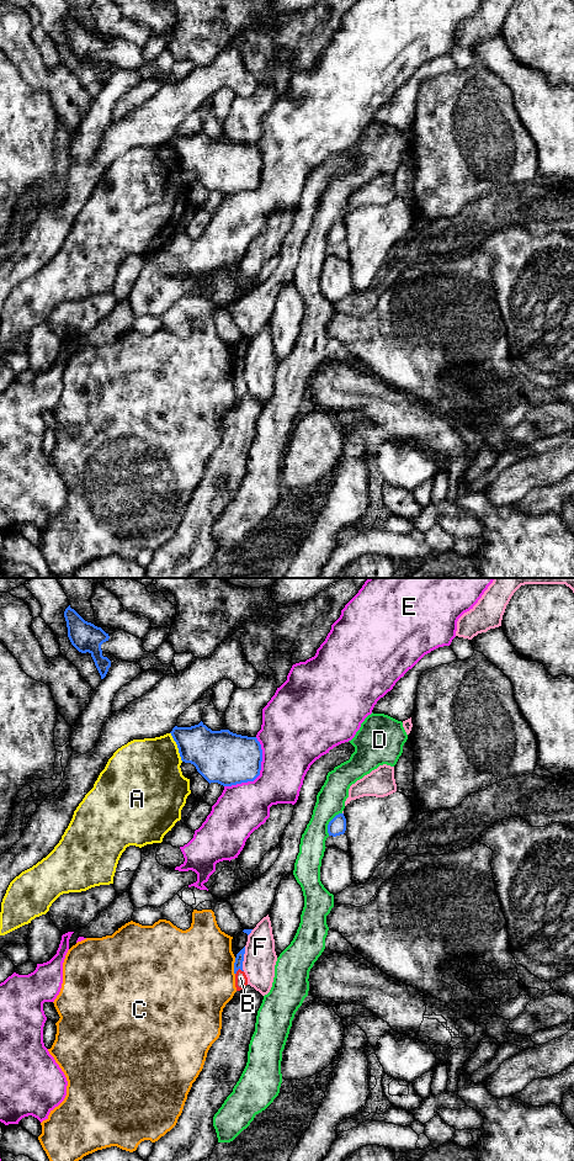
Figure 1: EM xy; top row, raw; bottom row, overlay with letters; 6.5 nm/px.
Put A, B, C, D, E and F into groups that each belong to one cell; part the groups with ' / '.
A / B / C / D / E / F

